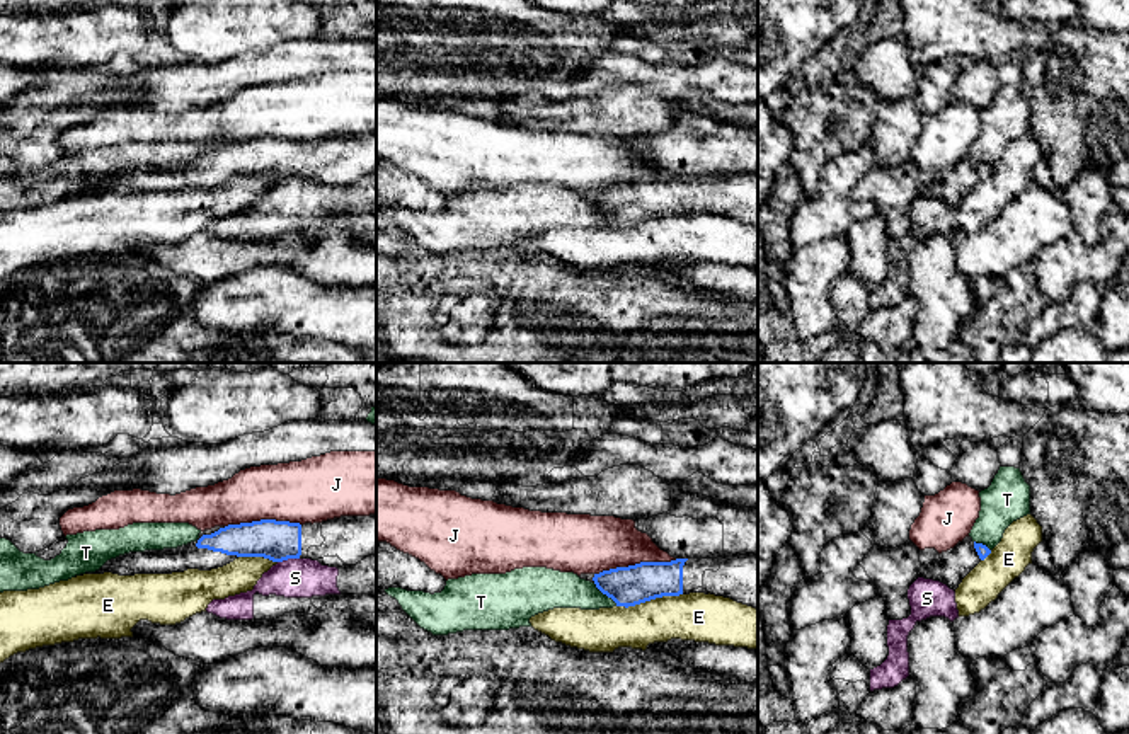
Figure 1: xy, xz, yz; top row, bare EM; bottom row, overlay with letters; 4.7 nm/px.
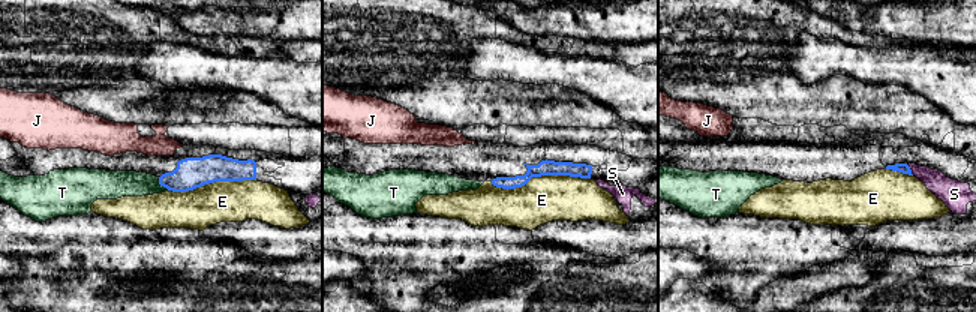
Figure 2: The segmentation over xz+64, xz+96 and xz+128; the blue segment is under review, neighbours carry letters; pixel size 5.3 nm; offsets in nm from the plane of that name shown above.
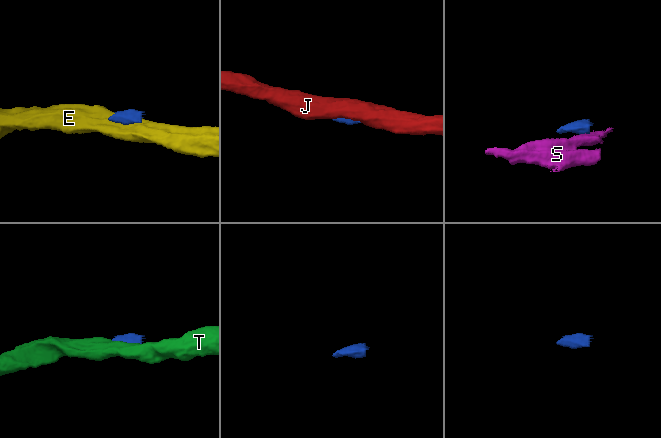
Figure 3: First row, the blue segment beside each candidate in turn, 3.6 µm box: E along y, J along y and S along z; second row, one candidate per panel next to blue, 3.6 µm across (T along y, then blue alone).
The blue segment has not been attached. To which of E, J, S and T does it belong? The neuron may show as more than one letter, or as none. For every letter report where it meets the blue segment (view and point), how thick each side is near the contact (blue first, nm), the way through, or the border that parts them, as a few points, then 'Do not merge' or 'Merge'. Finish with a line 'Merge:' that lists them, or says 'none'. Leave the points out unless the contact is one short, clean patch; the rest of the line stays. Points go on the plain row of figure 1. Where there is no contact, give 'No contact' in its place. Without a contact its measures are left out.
E: Touches blue at xz (649, 218). Thickness 190 nm (blue) against 220 nm. Do not merge
J: Touches blue at xz (636, 183). Thickness 190 nm (blue) against 280 nm. Boundary: xz (676, 177), (641, 179), (595, 193). Do not merge
S: Touches blue at xy (288, 176). Thickness 190 nm (blue) against 190 nm. Boundary: xy (298, 176), (278, 181). Do not merge
T: Touches blue at xz (605, 212). Thickness 190 nm (blue) against 180 nm. Boundary: xz (593, 201), (617, 223). Do not merge
Merge: none

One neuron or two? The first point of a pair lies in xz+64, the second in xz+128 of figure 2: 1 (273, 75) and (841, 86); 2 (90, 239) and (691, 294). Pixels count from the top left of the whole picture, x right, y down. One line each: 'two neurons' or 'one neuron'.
1: two neurons
2: two neurons

